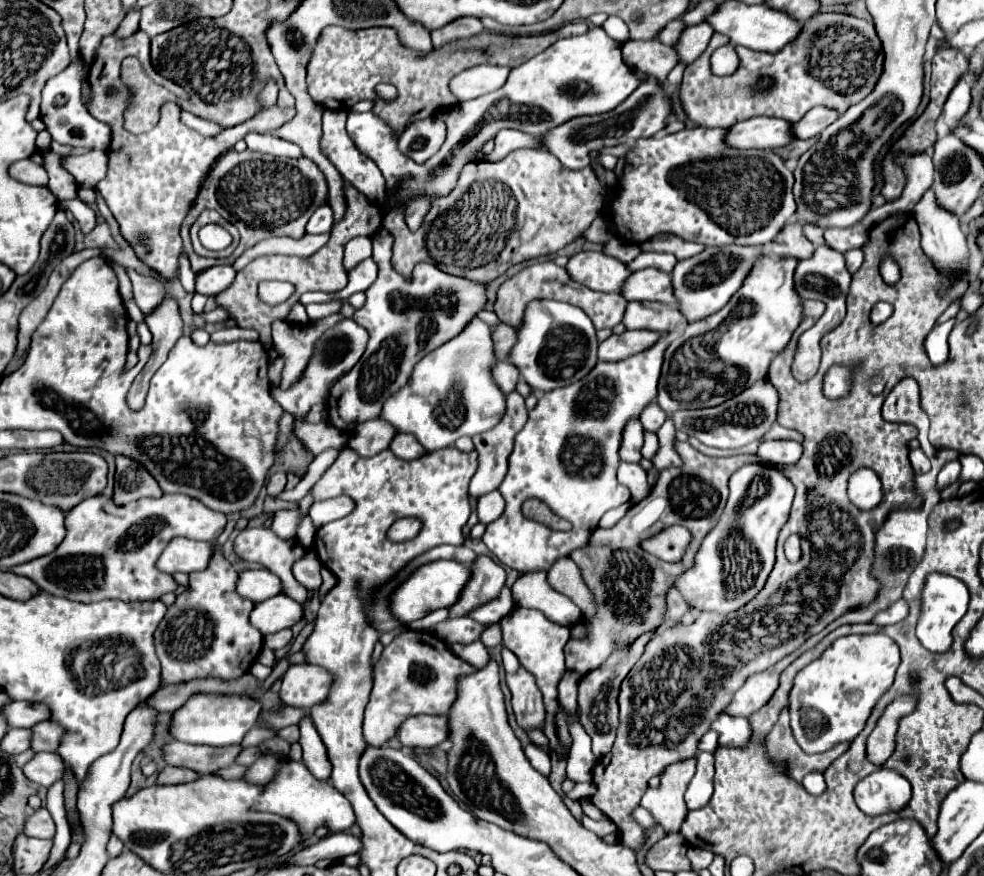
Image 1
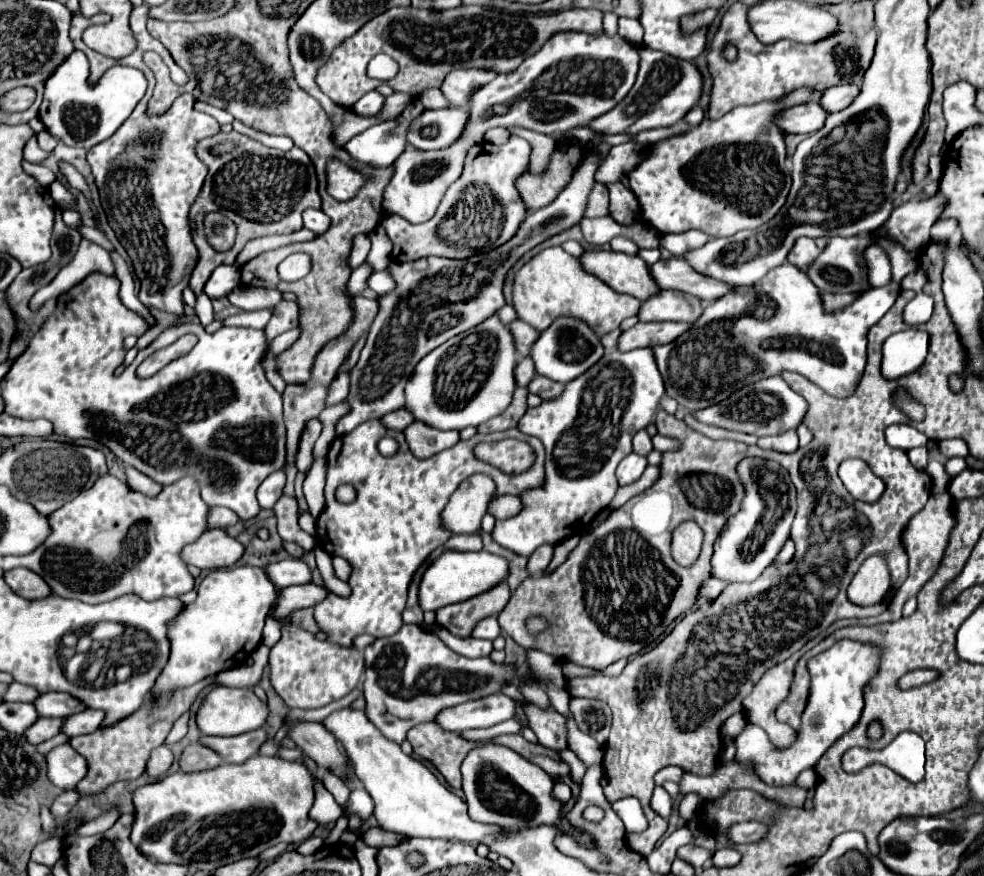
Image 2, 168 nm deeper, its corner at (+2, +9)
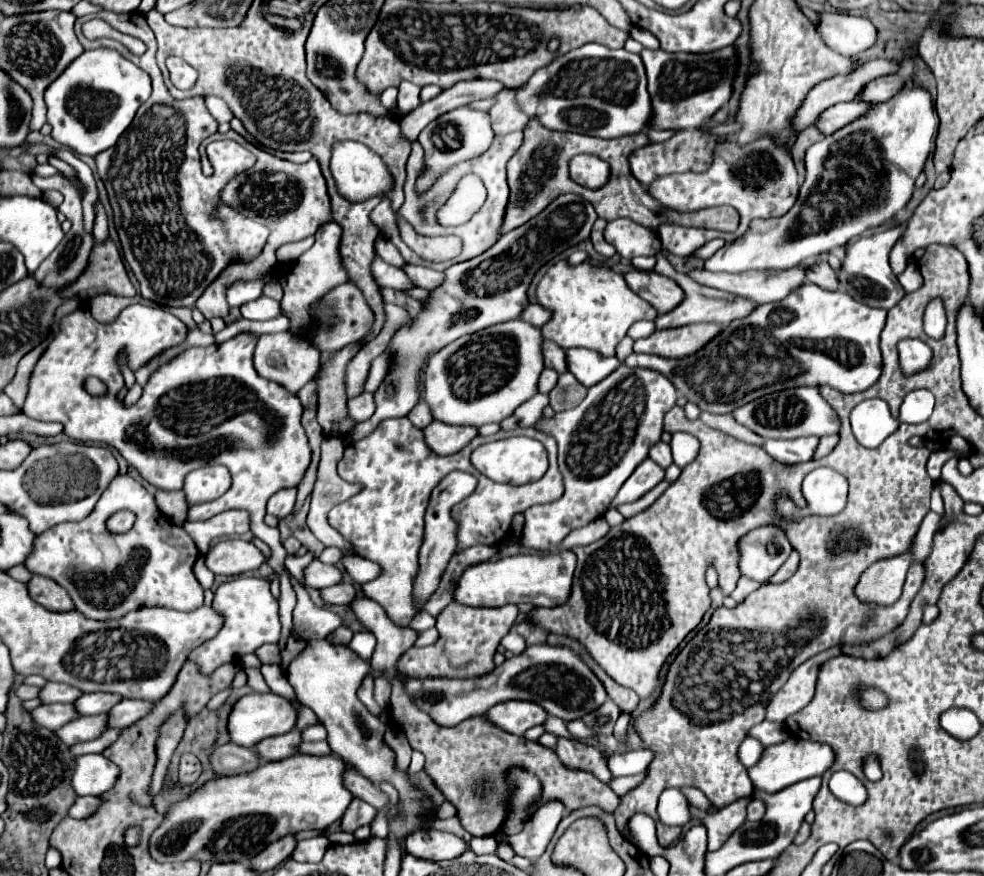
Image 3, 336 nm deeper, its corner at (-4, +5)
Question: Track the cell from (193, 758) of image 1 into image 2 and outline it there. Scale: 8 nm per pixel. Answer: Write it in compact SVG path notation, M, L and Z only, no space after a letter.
M253 730L253 732L245 732L239 736L229 736L229 738L209 738L203 736L199 742L201 744L211 744L211 748L215 748L225 762L231 764L243 764L245 760L249 760L251 756L255 756L261 748L261 744L267 740L267 732L265 730Z

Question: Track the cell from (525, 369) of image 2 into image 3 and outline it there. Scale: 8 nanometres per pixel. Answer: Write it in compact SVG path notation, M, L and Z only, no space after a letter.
M543 368L543 372L541 372L541 376L539 376L539 392L543 392L543 394L547 394L553 386L555 386L555 382L557 382L557 372L553 372L551 368Z

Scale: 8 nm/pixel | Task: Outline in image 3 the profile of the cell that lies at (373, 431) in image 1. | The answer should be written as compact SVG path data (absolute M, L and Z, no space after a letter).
M423 400L413 408L413 412L409 412L409 416L407 416L407 418L415 424L415 428L425 428L427 424L431 424L431 422L433 422L431 410L429 410L429 406L427 406Z

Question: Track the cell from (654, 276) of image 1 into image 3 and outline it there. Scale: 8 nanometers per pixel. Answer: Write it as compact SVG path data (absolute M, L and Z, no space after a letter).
M797 266L791 270L779 272L745 272L745 274L717 274L703 268L695 268L687 272L689 278L705 284L709 288L717 288L729 292L733 296L745 296L757 304L779 302L793 288L805 282L805 266Z

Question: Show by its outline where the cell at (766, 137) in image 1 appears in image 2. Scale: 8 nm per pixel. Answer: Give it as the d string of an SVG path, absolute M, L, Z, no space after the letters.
M819 102L801 104L799 108L791 108L791 112L783 112L783 130L787 134L811 134L823 128L827 120L827 110Z

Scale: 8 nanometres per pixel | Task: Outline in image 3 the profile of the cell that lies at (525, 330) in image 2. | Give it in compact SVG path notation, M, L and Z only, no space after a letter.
M543 340L543 356L545 356L545 366L547 368L553 368L555 372L563 374L567 372L567 366L565 366L565 350L557 344L553 344L551 340Z

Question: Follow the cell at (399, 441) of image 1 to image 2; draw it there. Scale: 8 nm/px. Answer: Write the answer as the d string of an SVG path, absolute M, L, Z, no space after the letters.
M413 422L407 430L407 444L409 450L417 458L431 458L439 454L441 450L447 450L459 442L459 432L457 430L439 430L433 426L427 426L423 422Z

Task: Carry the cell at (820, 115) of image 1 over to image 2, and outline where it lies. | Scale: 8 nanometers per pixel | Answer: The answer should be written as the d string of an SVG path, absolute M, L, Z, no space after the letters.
M839 84L839 86L831 86L825 90L823 94L823 108L827 108L829 114L839 112L843 108L847 108L855 96L859 96L859 86L857 84Z

